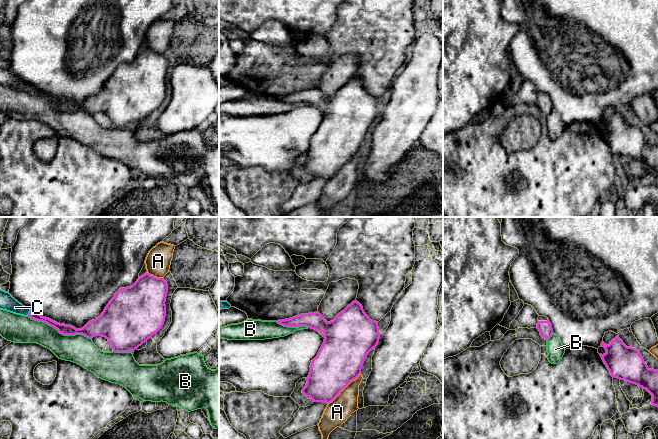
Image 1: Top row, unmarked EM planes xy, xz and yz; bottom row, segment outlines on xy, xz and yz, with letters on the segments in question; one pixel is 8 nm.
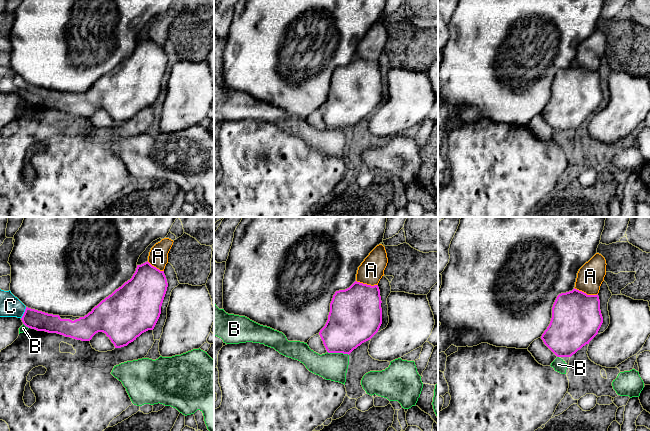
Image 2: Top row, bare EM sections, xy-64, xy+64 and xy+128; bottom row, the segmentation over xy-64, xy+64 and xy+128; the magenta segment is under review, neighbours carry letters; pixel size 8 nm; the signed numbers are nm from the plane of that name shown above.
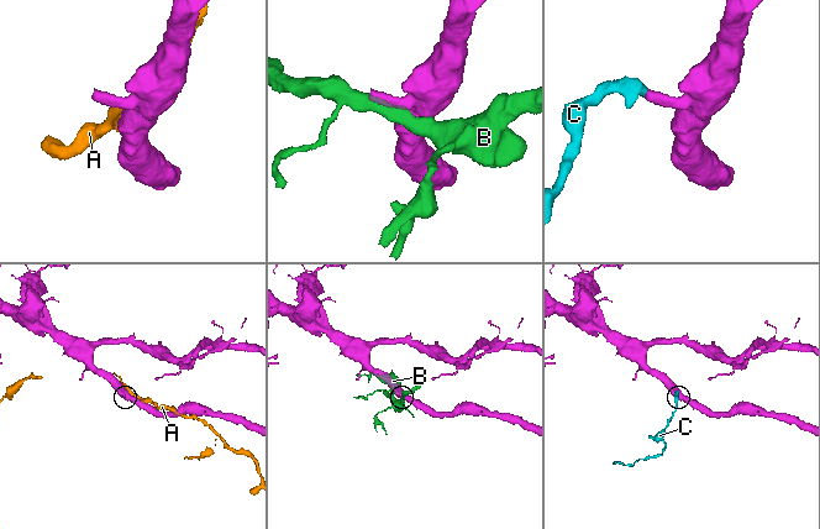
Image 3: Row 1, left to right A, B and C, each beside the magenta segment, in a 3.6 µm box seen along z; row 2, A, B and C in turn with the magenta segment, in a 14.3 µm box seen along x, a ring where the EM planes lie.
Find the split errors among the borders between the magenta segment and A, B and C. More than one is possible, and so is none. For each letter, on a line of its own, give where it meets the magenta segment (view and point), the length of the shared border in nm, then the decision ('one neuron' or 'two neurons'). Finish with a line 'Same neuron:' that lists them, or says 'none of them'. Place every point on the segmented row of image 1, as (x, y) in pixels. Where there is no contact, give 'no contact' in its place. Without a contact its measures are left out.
A: contact xz (344, 387); length 360 nm; two neurons
B: contact xy (59, 332); length 550 nm; two neurons
C: contact xy (29, 313); length 50 nm; one neuron
Same neuron: C

